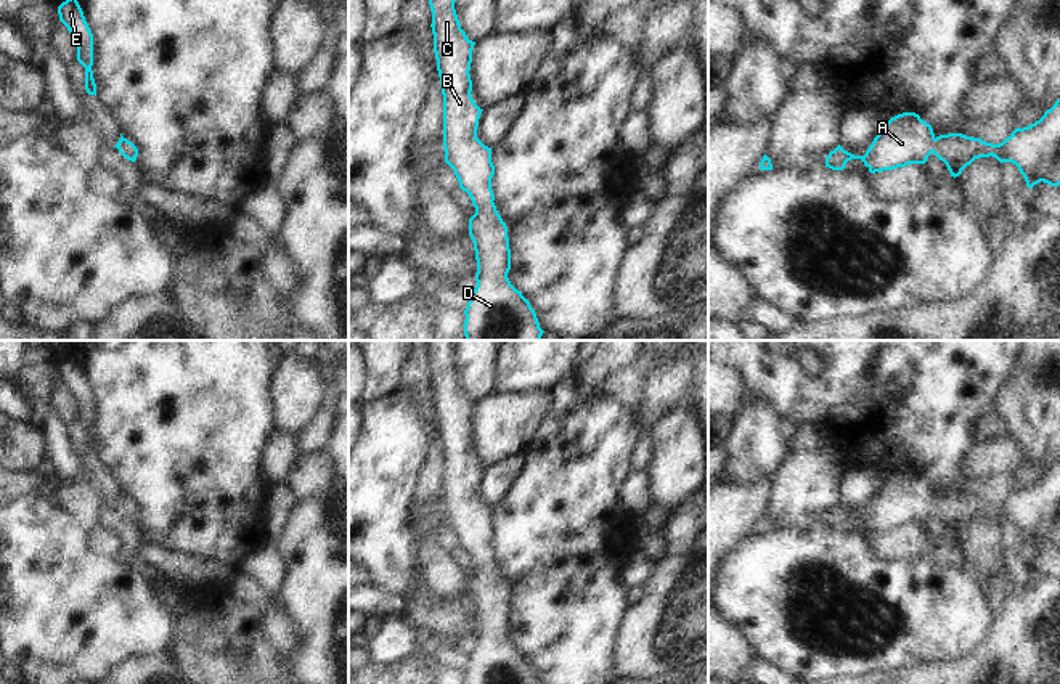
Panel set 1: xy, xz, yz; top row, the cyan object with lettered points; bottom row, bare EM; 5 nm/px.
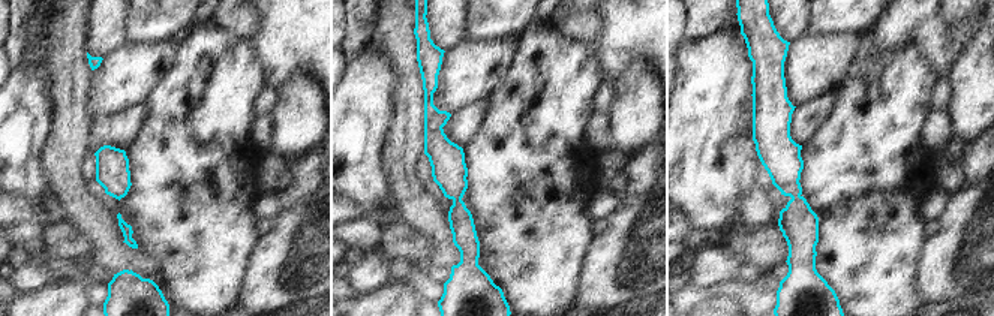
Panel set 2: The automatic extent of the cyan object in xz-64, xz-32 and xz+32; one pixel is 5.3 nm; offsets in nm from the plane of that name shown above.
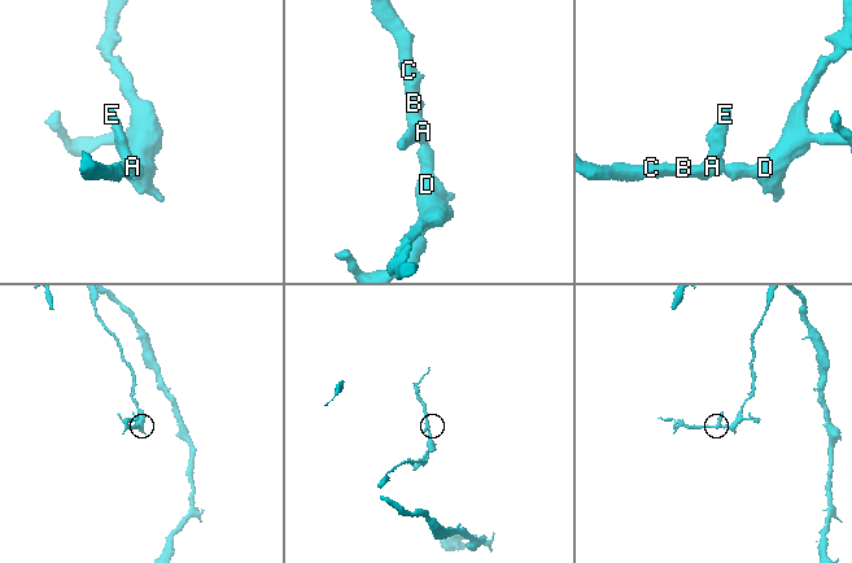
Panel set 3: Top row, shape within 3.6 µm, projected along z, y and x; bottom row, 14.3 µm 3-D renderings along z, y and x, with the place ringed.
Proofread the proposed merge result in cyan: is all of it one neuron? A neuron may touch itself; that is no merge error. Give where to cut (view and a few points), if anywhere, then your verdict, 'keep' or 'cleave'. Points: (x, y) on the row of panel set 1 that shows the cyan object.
no cut; keep

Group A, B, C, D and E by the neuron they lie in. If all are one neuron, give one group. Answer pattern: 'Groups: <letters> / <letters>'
Groups: A B C D E.

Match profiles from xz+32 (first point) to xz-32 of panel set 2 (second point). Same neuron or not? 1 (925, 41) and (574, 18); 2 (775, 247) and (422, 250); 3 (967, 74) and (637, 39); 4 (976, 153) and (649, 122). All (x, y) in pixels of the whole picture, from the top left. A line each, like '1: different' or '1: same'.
1: same
2: same
3: different
4: different

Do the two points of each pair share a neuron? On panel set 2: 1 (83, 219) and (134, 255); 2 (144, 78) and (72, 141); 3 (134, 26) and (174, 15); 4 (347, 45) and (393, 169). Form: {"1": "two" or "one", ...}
{"1": "one", "2": "two", "3": "one", "4": "two"}

